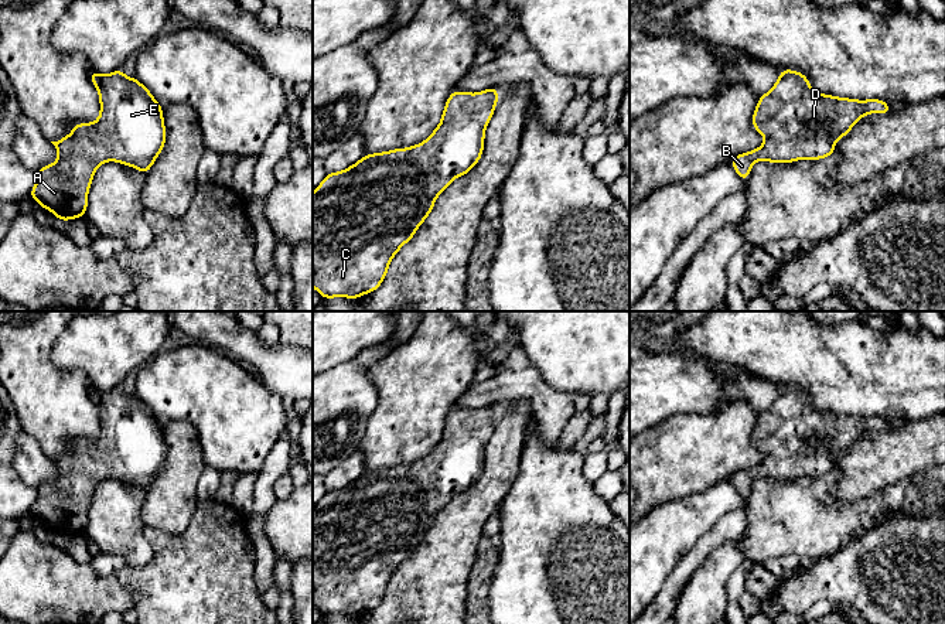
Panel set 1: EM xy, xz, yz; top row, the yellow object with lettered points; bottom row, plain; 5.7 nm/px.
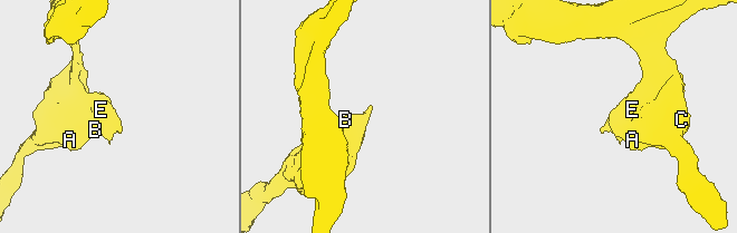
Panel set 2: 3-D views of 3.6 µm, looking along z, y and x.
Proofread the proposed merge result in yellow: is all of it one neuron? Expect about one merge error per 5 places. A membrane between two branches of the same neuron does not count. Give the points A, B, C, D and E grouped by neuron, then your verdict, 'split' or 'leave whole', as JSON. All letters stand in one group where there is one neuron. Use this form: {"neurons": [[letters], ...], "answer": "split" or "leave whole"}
{"neurons": [["A", "B", "C", "D", "E"]], "answer": "leave whole"}

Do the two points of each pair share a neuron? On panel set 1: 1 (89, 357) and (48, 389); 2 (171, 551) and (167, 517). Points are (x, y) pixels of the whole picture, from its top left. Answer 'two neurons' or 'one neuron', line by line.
1: two neurons
2: two neurons

